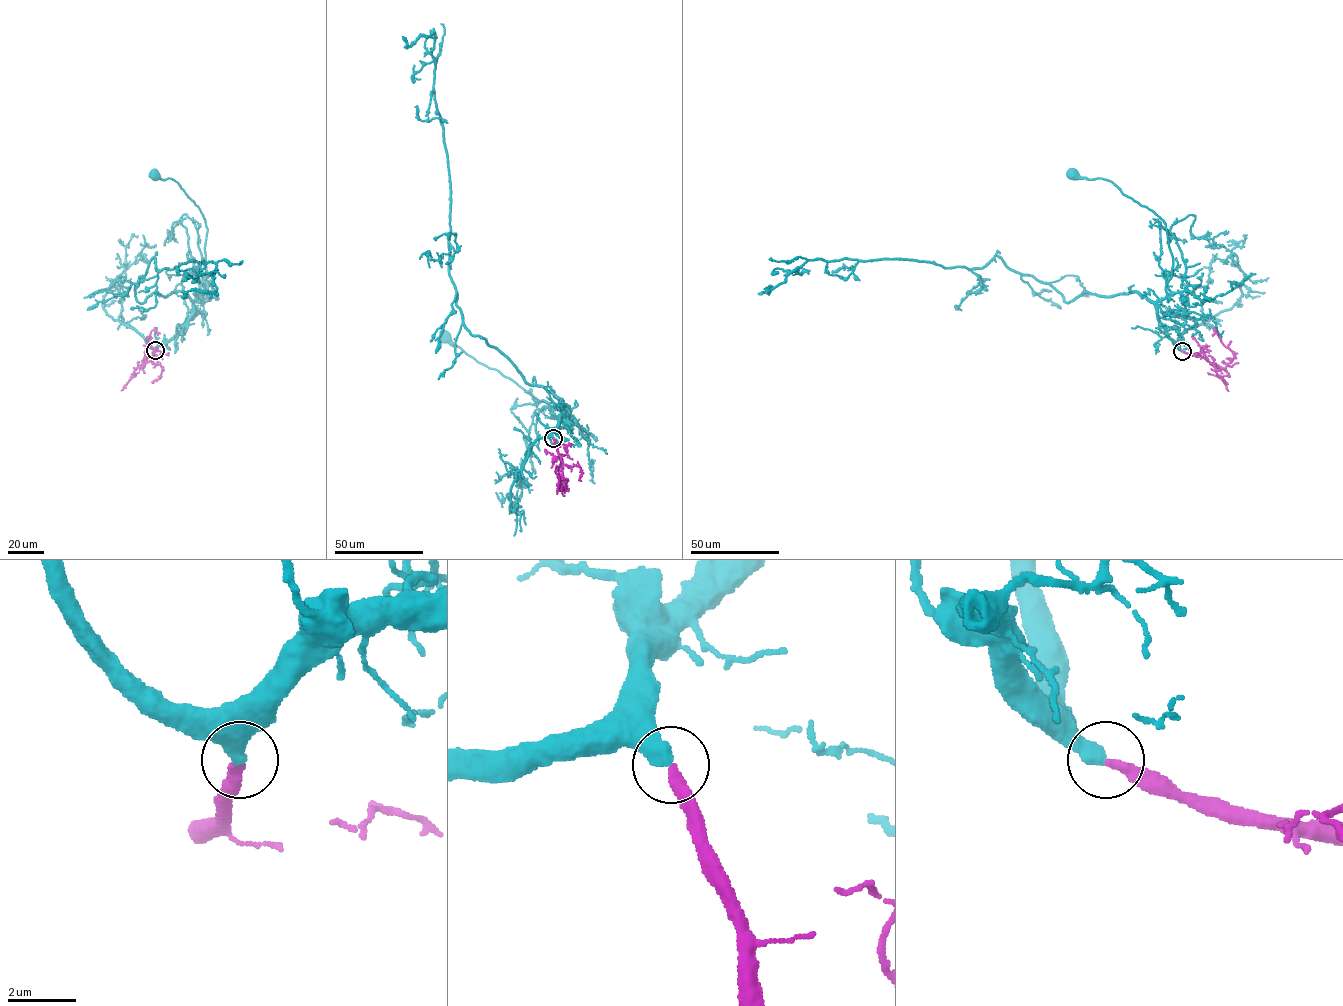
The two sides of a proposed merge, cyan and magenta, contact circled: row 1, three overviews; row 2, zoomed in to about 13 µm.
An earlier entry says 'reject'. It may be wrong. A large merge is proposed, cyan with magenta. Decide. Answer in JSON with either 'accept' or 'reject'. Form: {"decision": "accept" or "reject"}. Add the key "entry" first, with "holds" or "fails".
{"entry": "fails", "decision": "accept"}

